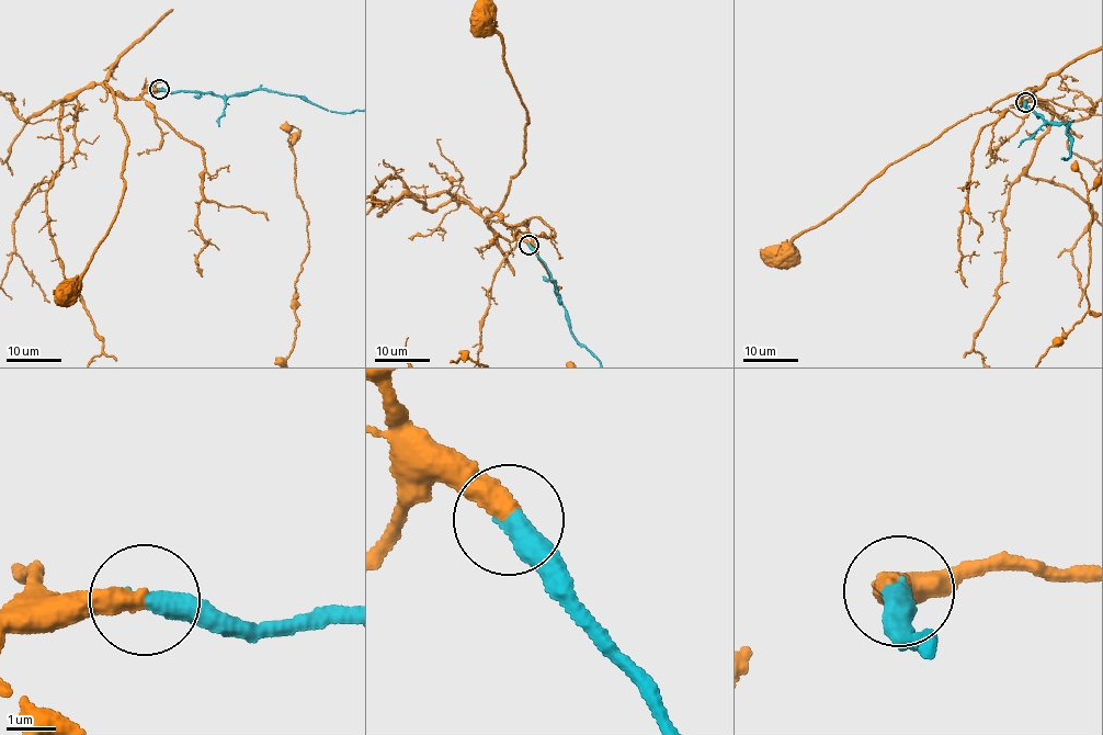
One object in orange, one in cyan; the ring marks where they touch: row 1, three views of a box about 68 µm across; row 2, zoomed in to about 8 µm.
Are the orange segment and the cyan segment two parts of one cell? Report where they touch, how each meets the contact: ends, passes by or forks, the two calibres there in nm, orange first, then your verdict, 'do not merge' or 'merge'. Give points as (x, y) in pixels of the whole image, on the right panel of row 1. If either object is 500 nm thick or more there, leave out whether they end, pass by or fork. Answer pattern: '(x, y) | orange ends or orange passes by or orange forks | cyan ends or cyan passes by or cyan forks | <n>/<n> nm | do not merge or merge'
(1025, 102) | orange ends | cyan ends | 440/460 nm | merge

